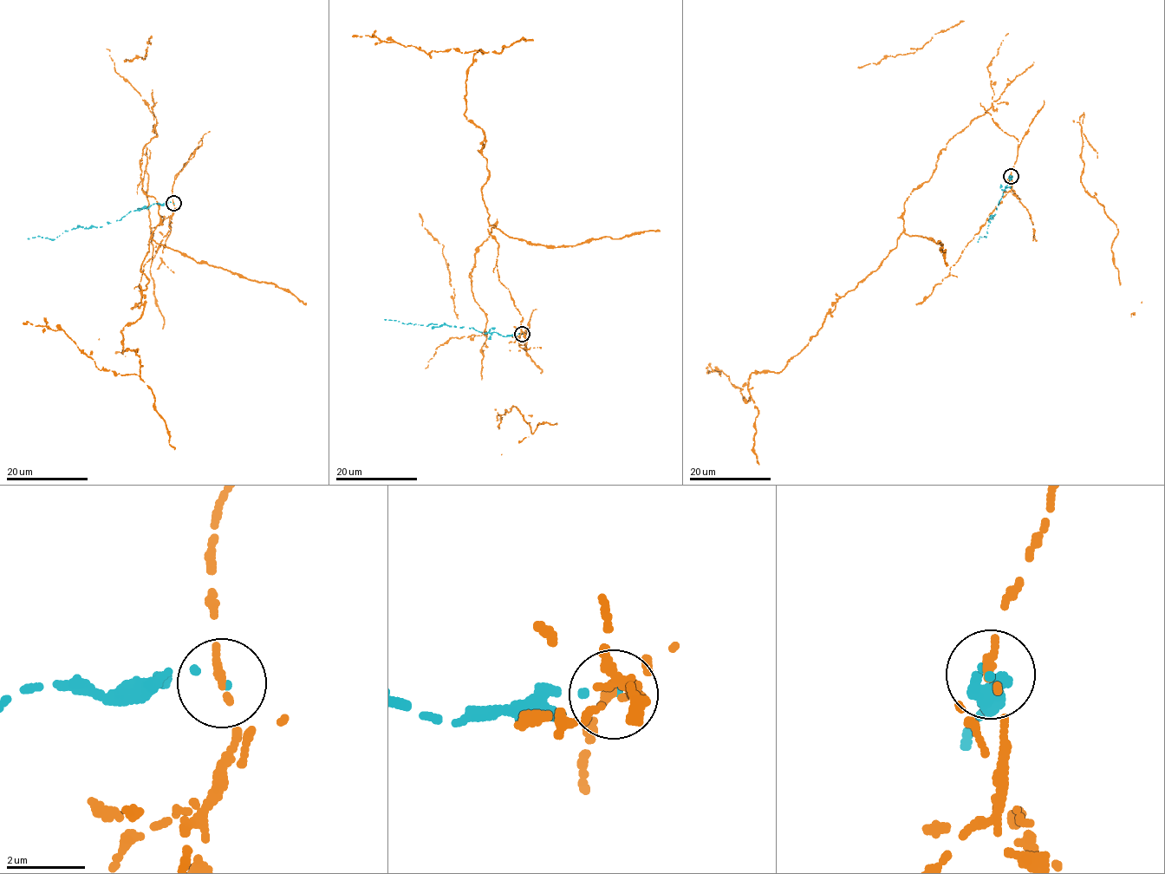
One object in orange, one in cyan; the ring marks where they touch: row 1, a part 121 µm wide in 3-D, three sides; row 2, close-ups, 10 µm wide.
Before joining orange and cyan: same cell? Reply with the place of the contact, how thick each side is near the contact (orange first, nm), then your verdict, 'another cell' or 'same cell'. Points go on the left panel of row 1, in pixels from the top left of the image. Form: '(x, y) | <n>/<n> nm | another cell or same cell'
(173, 203) | 260/110 nm | another cell

